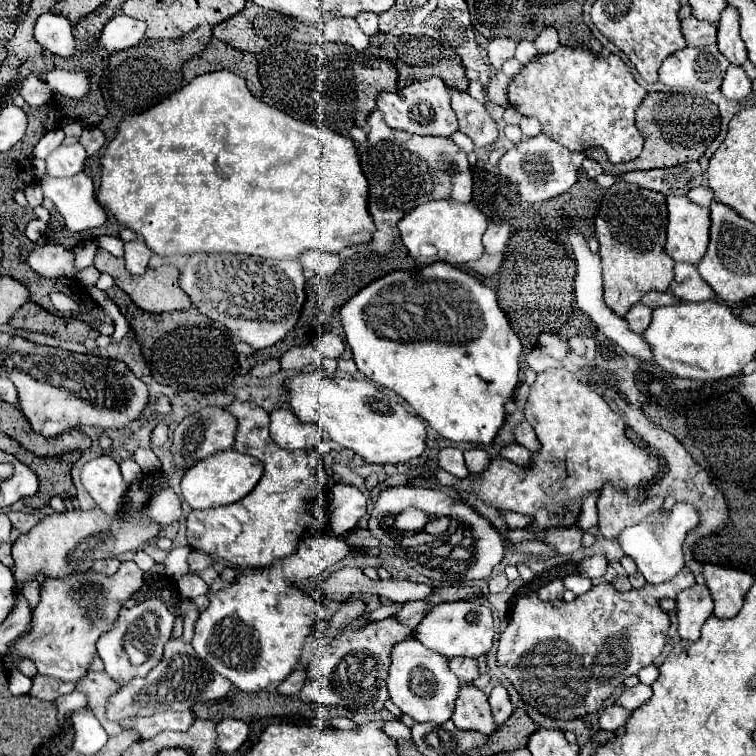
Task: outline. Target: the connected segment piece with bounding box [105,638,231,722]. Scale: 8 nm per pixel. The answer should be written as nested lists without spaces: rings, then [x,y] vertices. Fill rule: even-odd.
[[[171,638],[165,644],[165,654],[161,664],[157,664],[157,668],[153,668],[149,676],[133,678],[125,686],[121,686],[119,692],[115,692],[107,700],[105,714],[107,720],[121,722],[137,716],[153,716],[165,710],[189,710],[197,702],[219,700],[227,696],[229,690],[231,690],[231,682],[223,678],[219,672],[215,672],[207,660],[201,660],[191,644],[185,644],[181,638]]]

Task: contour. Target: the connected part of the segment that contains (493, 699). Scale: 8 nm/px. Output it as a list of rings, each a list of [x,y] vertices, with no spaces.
[[[497,684],[497,686],[491,690],[491,694],[489,694],[489,704],[491,704],[491,714],[493,714],[495,726],[503,726],[503,724],[507,722],[507,718],[511,716],[513,706],[511,706],[511,702],[509,702],[507,690],[505,690],[501,684]]]

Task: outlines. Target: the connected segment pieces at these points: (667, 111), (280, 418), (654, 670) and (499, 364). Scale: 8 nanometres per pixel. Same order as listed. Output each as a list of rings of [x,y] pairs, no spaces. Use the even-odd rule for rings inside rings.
[[[651,92],[645,96],[641,106],[637,108],[637,128],[645,138],[645,146],[641,150],[641,158],[635,158],[627,164],[611,164],[607,154],[601,148],[587,150],[587,156],[599,162],[605,174],[621,176],[633,170],[651,170],[651,168],[671,168],[677,164],[685,164],[691,160],[699,160],[707,146],[719,136],[721,128],[729,124],[729,120],[739,112],[741,104],[725,100],[721,92],[713,94],[665,94]]]
[[[277,408],[271,412],[271,440],[283,450],[303,450],[317,446],[323,432],[317,424],[301,424],[291,410]]]
[[[655,664],[645,666],[637,676],[639,676],[639,680],[641,680],[641,682],[645,682],[645,684],[653,684],[653,682],[657,680],[657,676],[659,676],[659,668],[657,668]]]
[[[433,262],[429,266],[423,266],[419,270],[395,270],[389,272],[387,276],[373,280],[371,284],[367,284],[365,288],[361,288],[361,292],[357,292],[349,302],[345,302],[341,306],[341,324],[345,328],[345,340],[347,346],[353,352],[353,360],[357,364],[357,368],[373,382],[397,392],[405,402],[409,402],[409,406],[421,416],[425,418],[431,428],[441,434],[443,438],[449,438],[453,442],[483,442],[489,444],[497,430],[501,428],[503,420],[505,420],[505,402],[511,400],[513,390],[519,382],[519,356],[521,356],[521,340],[517,338],[517,334],[513,332],[513,328],[509,326],[509,320],[505,316],[505,312],[501,312],[495,292],[491,288],[487,288],[483,282],[479,282],[477,278],[473,278],[471,274],[447,264],[447,262]]]

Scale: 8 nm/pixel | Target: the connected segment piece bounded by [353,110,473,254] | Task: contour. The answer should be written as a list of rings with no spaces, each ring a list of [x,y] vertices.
[[[373,110],[367,118],[367,142],[359,150],[359,162],[363,168],[363,174],[369,182],[369,214],[375,222],[373,240],[369,244],[357,244],[353,246],[355,252],[361,254],[385,254],[391,250],[395,238],[399,236],[397,222],[417,208],[419,204],[431,202],[431,200],[455,200],[455,202],[469,202],[473,192],[473,174],[469,168],[467,154],[455,146],[451,138],[435,138],[435,136],[417,136],[403,130],[389,128],[381,116],[379,110]]]

